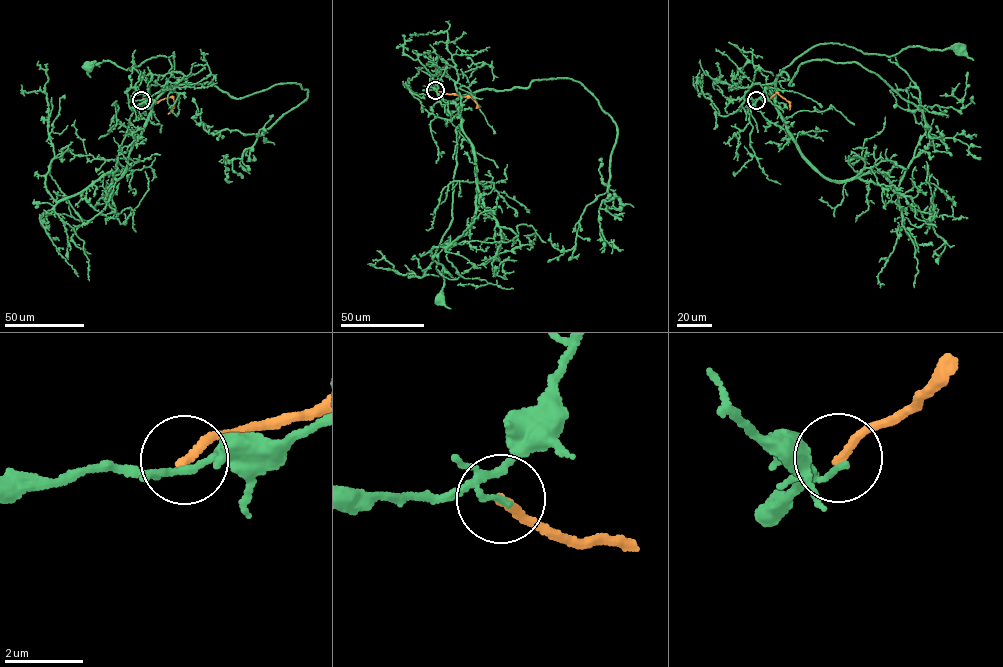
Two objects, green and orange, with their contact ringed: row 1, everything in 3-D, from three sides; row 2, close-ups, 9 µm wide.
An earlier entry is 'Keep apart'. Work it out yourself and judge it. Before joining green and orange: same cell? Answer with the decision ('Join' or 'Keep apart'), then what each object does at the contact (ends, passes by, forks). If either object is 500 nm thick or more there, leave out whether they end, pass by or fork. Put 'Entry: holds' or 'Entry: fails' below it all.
Keep apart. At the ring green ends. At the ring orange ends
Entry: holds

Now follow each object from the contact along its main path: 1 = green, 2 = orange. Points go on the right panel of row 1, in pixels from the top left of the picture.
1: (757, 101), (744, 99), (750, 86), (776, 81), (779, 70), (819, 44), (891, 56), (914, 46), (960, 50)
2: (757, 101), (763, 96), (769, 100), (777, 92), (788, 102), (789, 110)

